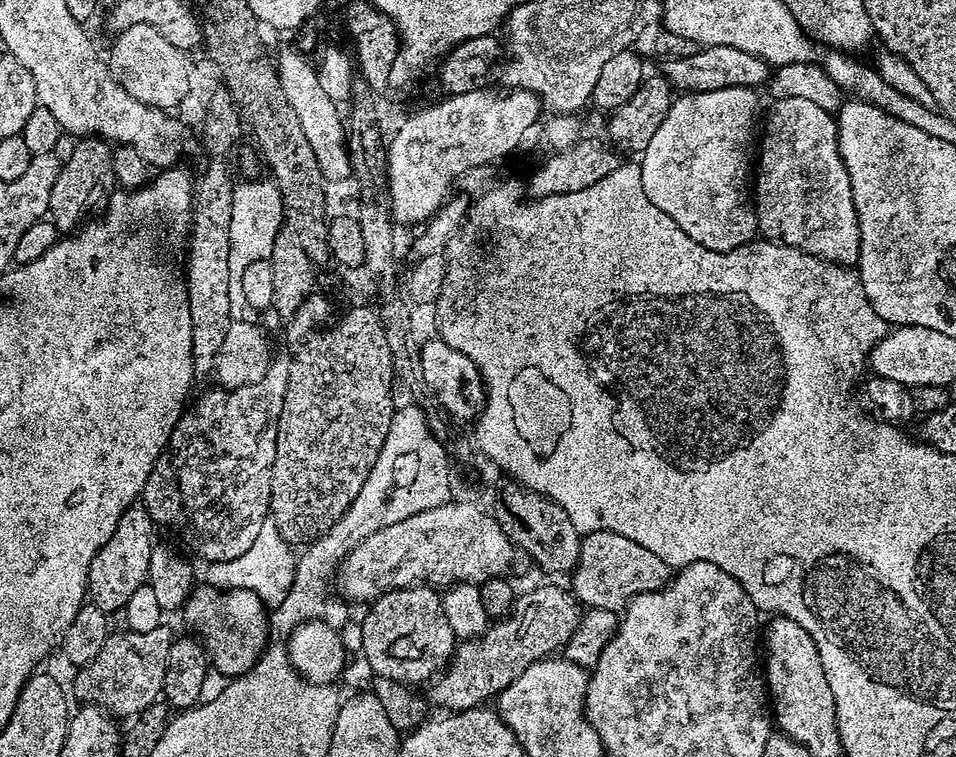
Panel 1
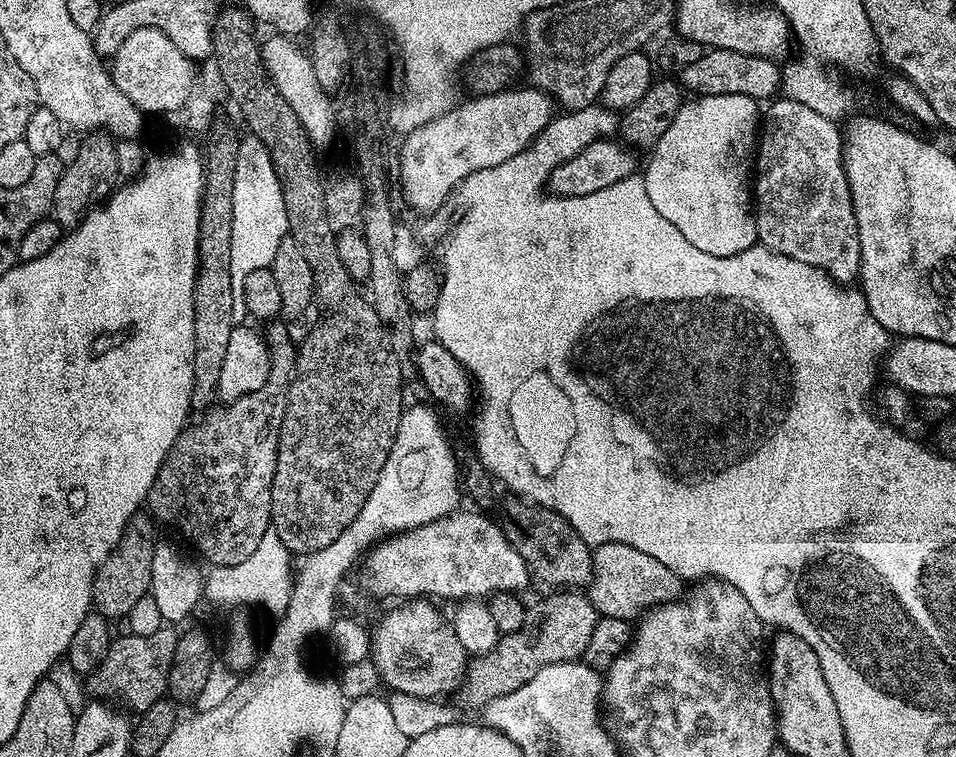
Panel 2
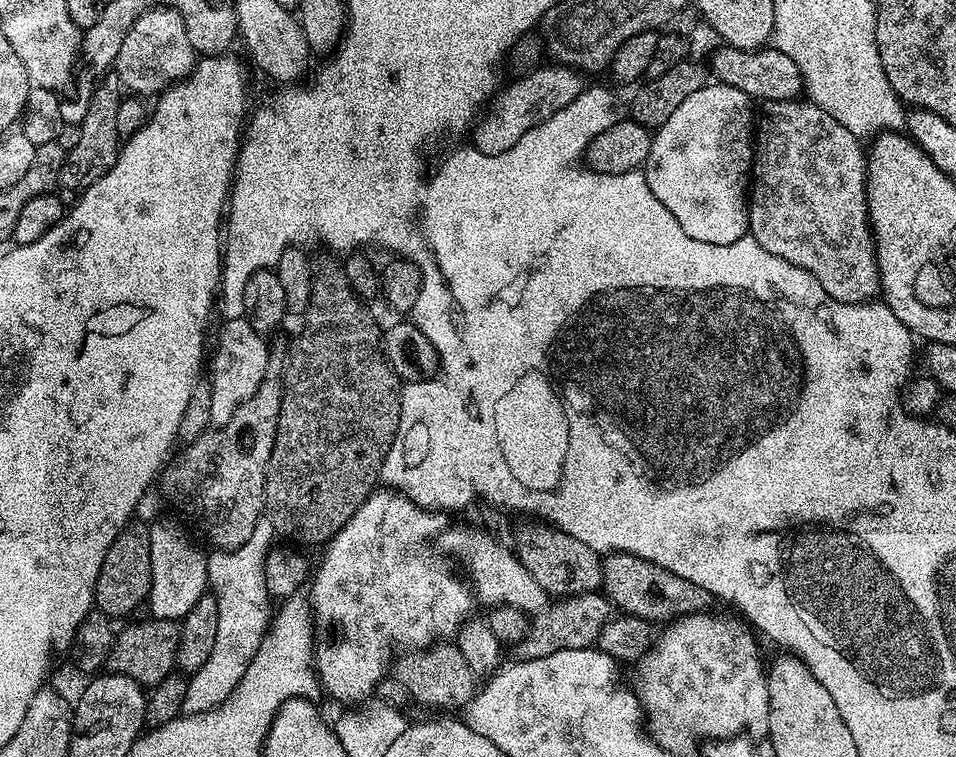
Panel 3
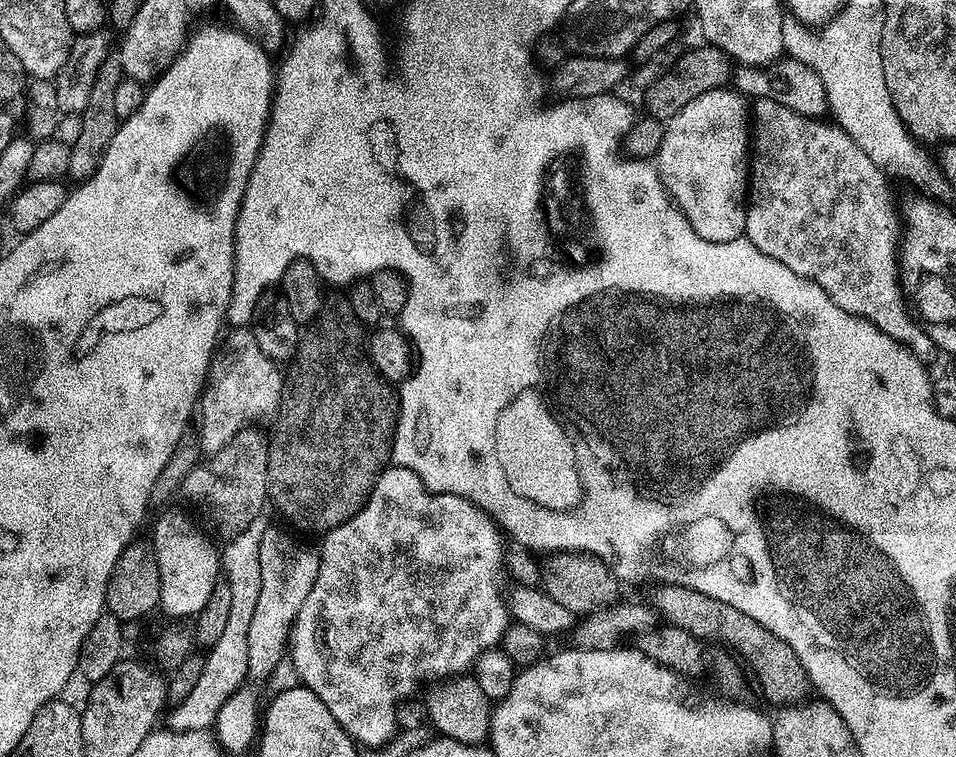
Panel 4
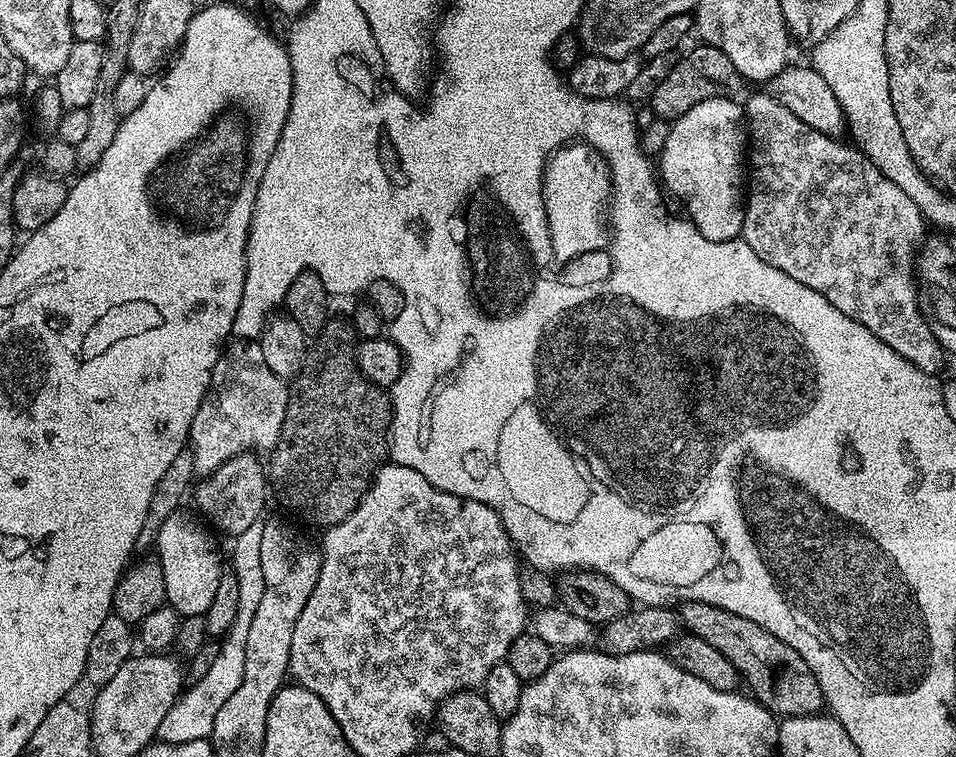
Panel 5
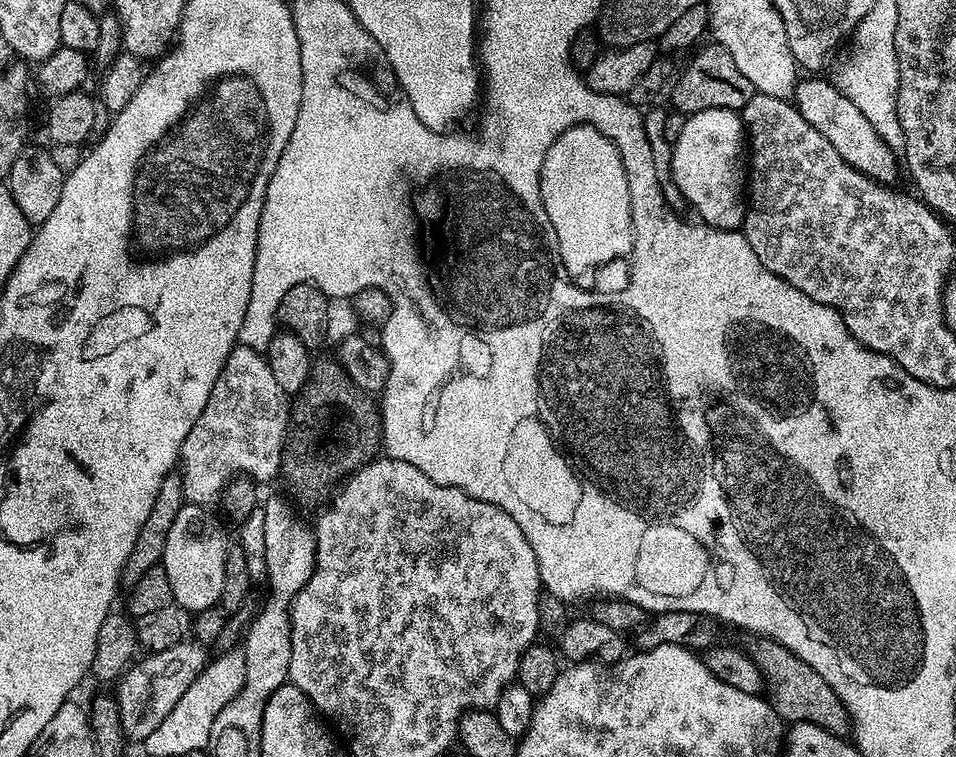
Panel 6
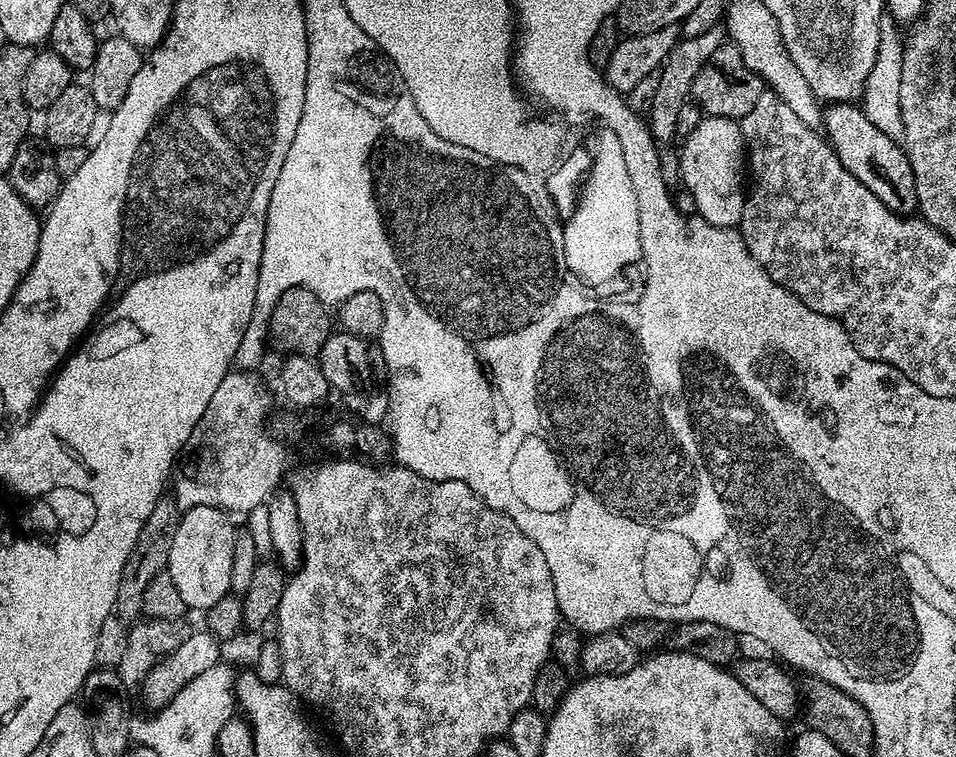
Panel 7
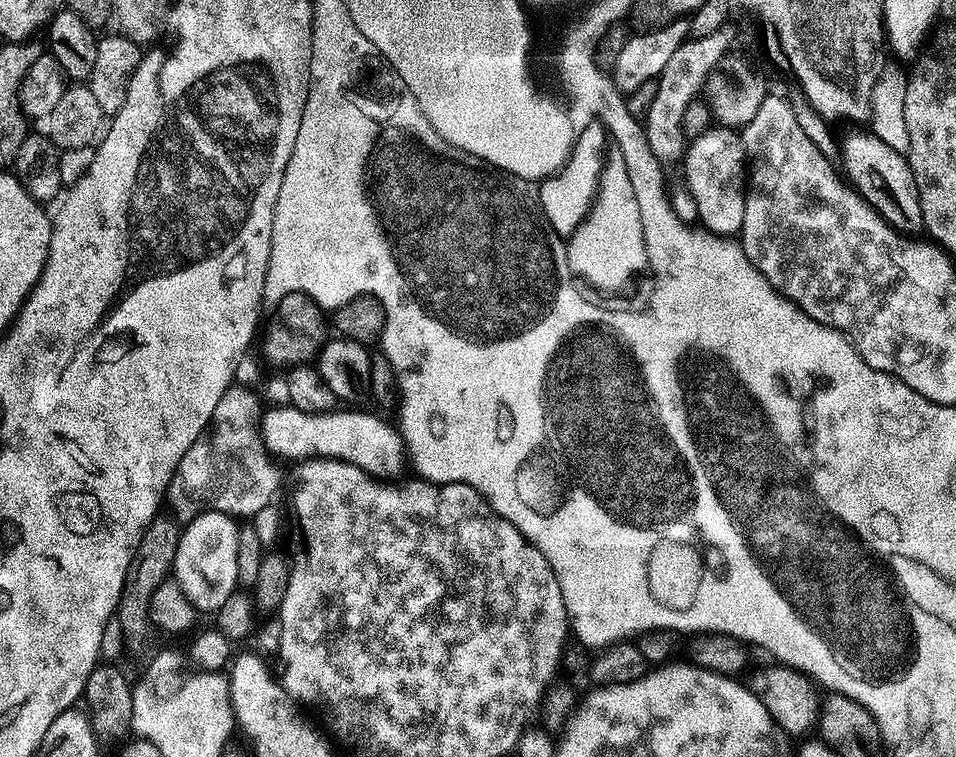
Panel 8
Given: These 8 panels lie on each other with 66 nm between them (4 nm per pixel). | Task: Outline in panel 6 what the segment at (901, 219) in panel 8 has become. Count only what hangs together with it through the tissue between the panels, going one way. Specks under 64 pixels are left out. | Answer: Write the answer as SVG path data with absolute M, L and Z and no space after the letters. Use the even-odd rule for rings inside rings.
M814 74L804 79L797 83L794 95L795 106L802 118L806 118L806 122L810 122L810 126L814 126L814 130L818 130L818 134L822 134L822 138L826 138L826 142L830 142L830 146L834 146L834 150L838 150L838 154L850 162L850 166L880 184L895 185L900 172L902 176L901 161L897 153L886 146L882 138L878 138L878 132L862 115L862 110L858 110L858 106L854 106L854 102L850 102L850 98L846 98L846 94L829 79L818 80L820 78Z

